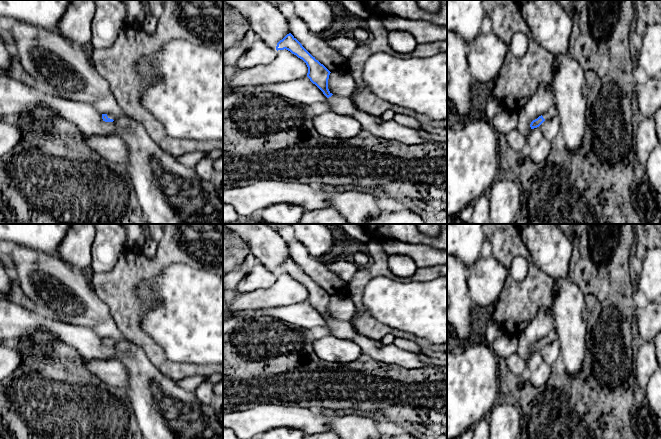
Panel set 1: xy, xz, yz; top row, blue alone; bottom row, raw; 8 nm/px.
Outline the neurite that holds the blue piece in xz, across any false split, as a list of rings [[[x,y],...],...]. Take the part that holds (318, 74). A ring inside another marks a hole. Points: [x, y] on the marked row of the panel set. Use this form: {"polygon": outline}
{"polygon": [[[291,33],[277,43],[277,51],[284,49],[306,63],[307,77],[328,98],[328,104],[333,112],[353,116],[361,124],[362,130],[386,140],[399,141],[406,145],[428,142],[419,135],[418,130],[402,126],[394,120],[383,120],[381,117],[368,114],[357,109],[351,98],[333,95],[328,89],[328,79],[331,72],[316,60]]]}

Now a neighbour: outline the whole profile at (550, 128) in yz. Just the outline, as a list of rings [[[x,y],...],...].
[[[553,117],[551,119],[545,120],[540,126],[540,130],[544,136],[552,142],[555,137],[560,133],[560,122],[559,117]]]

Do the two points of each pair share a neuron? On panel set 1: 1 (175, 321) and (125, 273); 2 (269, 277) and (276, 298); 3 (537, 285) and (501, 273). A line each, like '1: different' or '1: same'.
1: different
2: different
3: different

